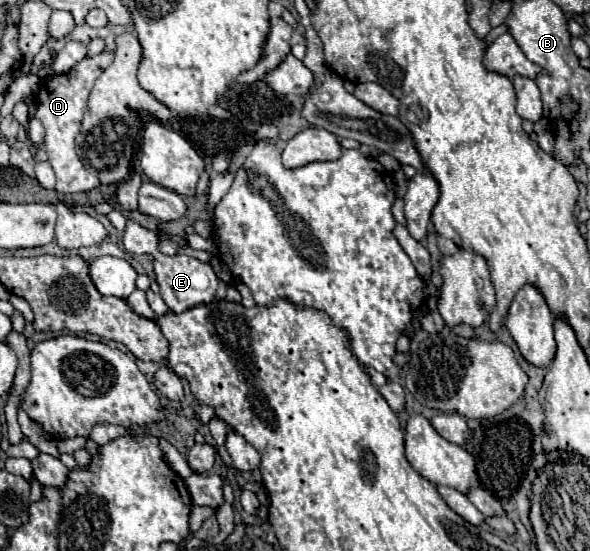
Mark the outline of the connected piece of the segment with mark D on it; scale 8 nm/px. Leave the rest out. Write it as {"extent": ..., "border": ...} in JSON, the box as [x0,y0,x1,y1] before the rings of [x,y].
{"extent":[34,50,114,192],"border":[[[102,50],[96,56],[84,56],[68,72],[48,76],[46,86],[40,86],[36,92],[38,108],[36,108],[34,116],[44,124],[44,130],[46,130],[46,136],[44,136],[42,144],[38,144],[38,148],[42,148],[48,154],[48,162],[52,164],[52,168],[56,172],[56,190],[58,192],[88,192],[88,190],[100,186],[100,180],[84,168],[82,160],[76,154],[76,134],[80,132],[80,122],[86,112],[88,94],[90,94],[96,78],[112,64],[112,60],[114,60],[112,50]]]}

